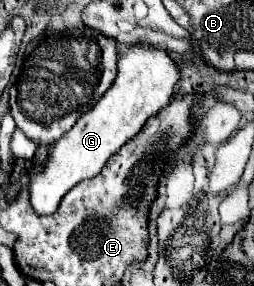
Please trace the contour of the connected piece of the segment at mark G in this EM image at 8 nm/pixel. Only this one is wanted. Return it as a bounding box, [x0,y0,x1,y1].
[29,46,179,216]

